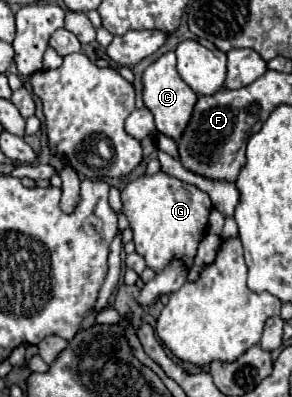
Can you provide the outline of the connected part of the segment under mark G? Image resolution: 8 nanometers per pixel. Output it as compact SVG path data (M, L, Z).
M158 172L154 176L140 176L120 192L124 214L134 232L136 252L146 260L146 266L156 274L162 272L172 260L182 260L186 268L192 266L198 244L202 242L212 210L210 196L192 184L174 176Z

